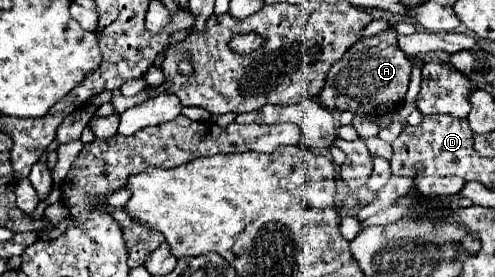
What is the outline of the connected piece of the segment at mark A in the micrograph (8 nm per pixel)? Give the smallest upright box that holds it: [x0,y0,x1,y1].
[321,29,411,113]

